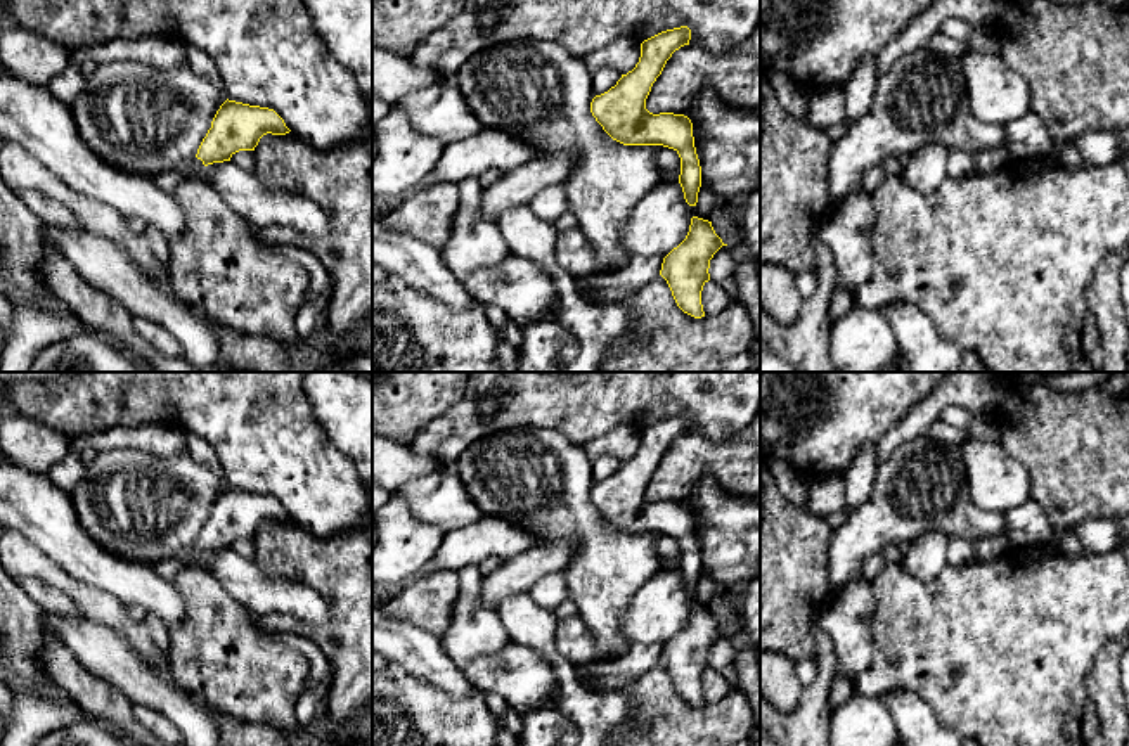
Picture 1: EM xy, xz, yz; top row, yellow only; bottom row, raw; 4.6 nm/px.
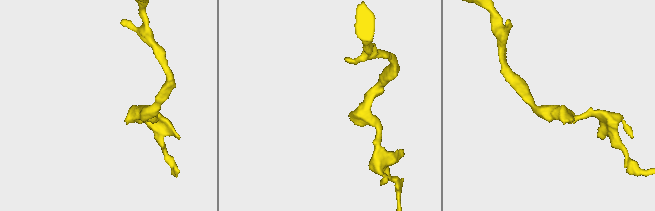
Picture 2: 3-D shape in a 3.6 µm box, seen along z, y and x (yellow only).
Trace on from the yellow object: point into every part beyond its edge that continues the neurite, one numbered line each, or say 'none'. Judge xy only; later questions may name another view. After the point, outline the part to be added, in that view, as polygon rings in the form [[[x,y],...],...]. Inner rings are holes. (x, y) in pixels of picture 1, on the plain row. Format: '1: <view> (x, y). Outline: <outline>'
1: xy (194, 553). Outline: [[[194,545],[190,550],[175,554],[173,559],[182,559],[182,561],[194,561],[203,554],[203,549]]]

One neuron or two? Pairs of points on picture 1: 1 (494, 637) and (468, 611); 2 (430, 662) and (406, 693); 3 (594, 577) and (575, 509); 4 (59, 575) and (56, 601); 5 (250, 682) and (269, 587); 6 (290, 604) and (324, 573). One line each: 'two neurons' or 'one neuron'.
1: one neuron
2: two neurons
3: one neuron
4: two neurons
5: two neurons
6: two neurons

